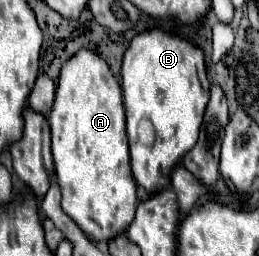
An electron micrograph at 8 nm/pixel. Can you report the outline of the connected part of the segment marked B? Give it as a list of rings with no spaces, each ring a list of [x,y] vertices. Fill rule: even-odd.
[[[150,29],[140,33],[132,39],[130,47],[122,59],[122,95],[124,95],[124,109],[126,109],[126,131],[128,131],[128,145],[130,145],[130,167],[134,181],[144,187],[148,193],[158,193],[170,185],[170,169],[194,147],[198,139],[198,131],[202,125],[202,115],[206,111],[206,103],[210,97],[208,79],[204,73],[204,53],[194,47],[190,41],[168,35],[160,29]],[[140,119],[149,128],[156,131],[156,141],[152,147],[146,147],[138,141],[138,123]]]

